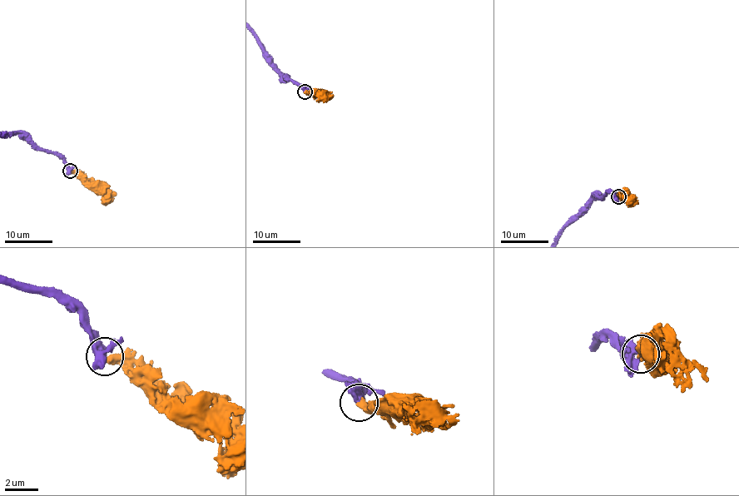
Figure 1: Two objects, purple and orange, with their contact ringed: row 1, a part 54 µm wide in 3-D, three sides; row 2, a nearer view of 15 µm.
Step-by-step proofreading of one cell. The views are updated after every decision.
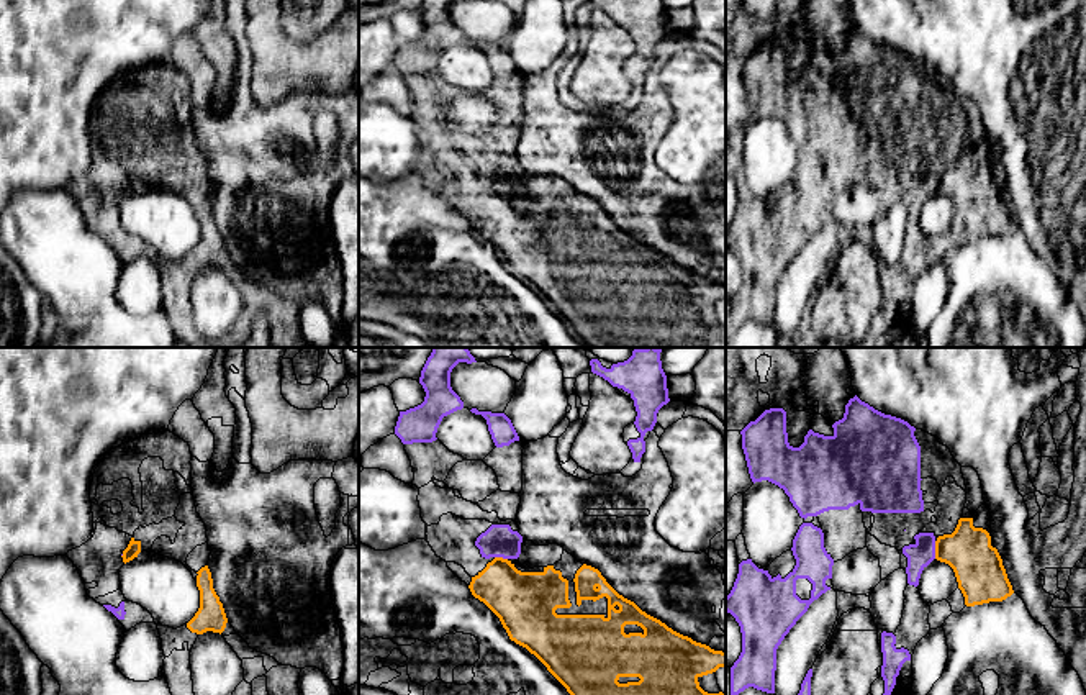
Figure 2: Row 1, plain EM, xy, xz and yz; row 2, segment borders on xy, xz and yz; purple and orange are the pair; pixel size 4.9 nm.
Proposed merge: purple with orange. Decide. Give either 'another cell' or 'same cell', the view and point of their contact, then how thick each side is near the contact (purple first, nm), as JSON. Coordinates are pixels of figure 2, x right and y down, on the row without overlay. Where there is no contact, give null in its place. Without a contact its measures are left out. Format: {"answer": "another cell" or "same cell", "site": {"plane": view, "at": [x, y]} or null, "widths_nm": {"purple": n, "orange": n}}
{"answer": "same cell", "site": {"plane": "yz", "at": [934, 182]}, "widths_nm": {"purple": 120, "orange": 240}}

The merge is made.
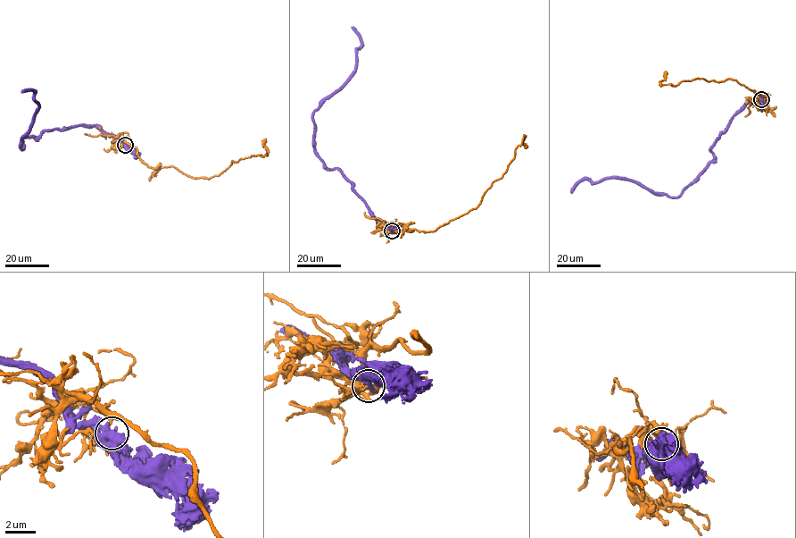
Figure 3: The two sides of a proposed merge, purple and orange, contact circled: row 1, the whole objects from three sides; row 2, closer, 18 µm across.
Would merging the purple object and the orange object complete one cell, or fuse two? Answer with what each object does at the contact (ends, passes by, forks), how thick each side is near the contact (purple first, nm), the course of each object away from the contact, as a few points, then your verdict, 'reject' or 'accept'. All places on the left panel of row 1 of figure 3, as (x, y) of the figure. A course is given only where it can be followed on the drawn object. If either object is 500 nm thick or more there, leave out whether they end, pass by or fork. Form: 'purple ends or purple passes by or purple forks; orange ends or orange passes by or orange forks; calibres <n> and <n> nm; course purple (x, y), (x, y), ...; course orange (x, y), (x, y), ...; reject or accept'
purple ends; orange forks; calibres 280 and 140 nm; course purple (125, 144), (97, 125), (78, 124), (25, 137), (22, 149), (19, 145), (39, 106), (31, 88), (21, 92); course orange (124, 144), (120, 138), (148, 166), (173, 166), (209, 179), (232, 161), (267, 155), (265, 138); reject

